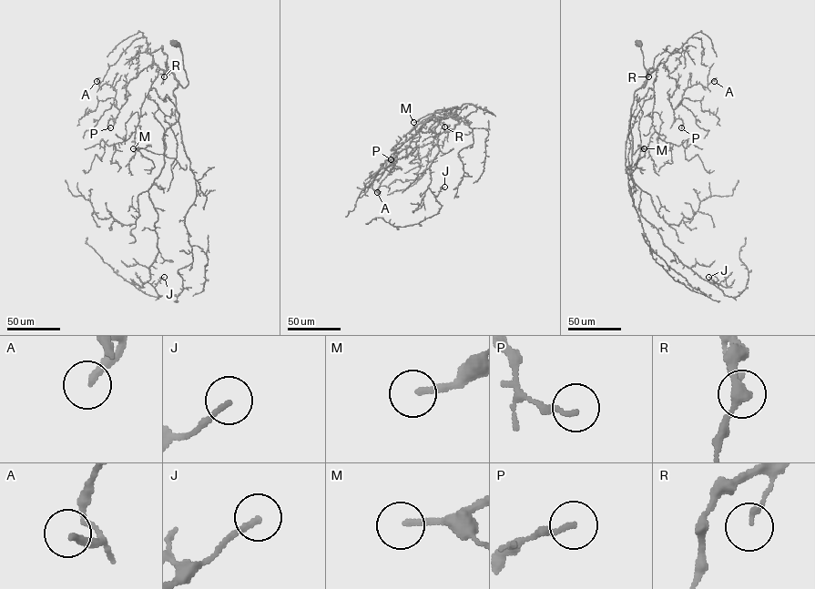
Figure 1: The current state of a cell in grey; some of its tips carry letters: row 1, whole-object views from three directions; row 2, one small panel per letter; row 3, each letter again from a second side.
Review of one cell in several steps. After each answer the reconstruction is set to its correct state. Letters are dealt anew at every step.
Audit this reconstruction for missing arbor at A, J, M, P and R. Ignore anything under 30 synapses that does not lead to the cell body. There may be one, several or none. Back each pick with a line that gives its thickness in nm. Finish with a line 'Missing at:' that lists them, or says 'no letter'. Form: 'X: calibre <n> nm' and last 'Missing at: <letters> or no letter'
J: calibre 160 nm
M: calibre 200 nm
Missing at: J, M

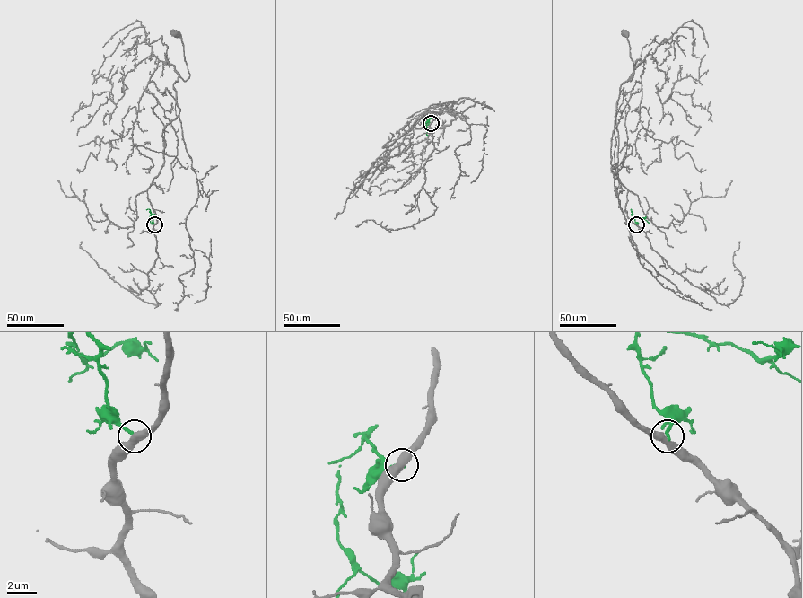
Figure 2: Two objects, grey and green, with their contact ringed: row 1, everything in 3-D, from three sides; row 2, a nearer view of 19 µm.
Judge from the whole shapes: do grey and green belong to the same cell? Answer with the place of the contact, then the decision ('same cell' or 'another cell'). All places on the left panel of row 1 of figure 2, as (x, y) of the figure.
(154, 224) | another cell

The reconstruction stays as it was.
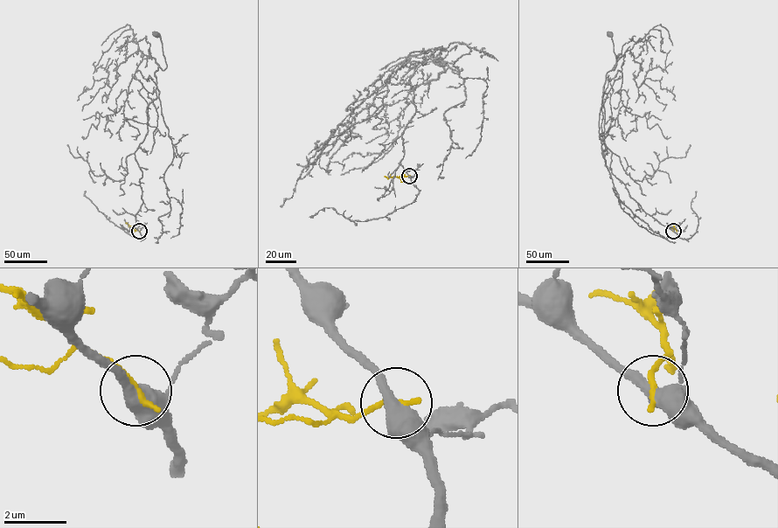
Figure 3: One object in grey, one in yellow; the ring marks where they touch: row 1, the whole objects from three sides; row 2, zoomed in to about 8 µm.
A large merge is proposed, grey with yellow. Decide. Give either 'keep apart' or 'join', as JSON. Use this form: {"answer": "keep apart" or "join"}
{"answer": "keep apart"}

